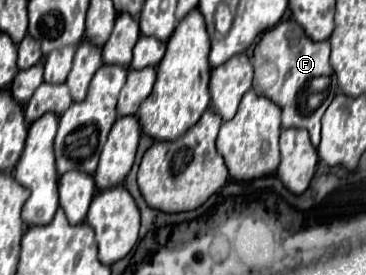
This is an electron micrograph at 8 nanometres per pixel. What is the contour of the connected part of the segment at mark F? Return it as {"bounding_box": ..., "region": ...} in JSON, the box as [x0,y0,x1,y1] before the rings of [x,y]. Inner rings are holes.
{"bounding_box":[253,19,337,147],"region":[[[293,19],[277,23],[275,27],[261,33],[261,39],[257,41],[253,51],[253,67],[253,89],[255,93],[271,99],[275,105],[281,107],[281,127],[307,129],[311,135],[311,143],[317,147],[321,133],[321,117],[337,95],[337,81],[329,65],[329,41],[311,41],[305,35],[303,27]],[[271,69],[279,69],[275,81],[271,79]]]}

